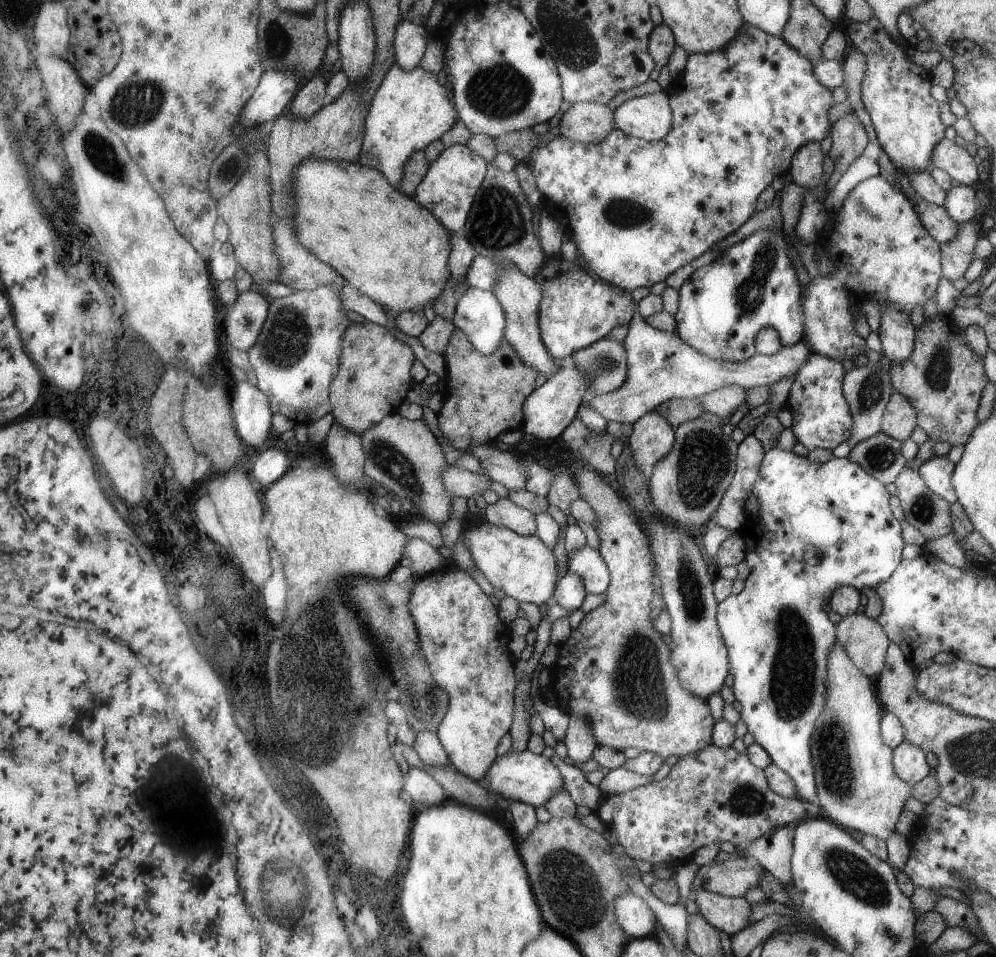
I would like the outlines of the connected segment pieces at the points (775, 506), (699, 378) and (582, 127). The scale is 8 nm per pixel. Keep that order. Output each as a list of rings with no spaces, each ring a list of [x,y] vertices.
[[[778,447],[766,452],[765,459],[761,462],[760,479],[754,483],[753,491],[760,502],[760,518],[758,521],[748,522],[748,528],[742,532],[747,547],[745,562],[751,570],[745,580],[745,586],[739,594],[731,594],[718,604],[718,624],[721,625],[722,636],[729,645],[730,674],[734,676],[732,690],[735,700],[740,702],[742,708],[741,718],[747,726],[747,732],[753,734],[758,743],[770,755],[772,763],[781,768],[795,782],[797,798],[809,801],[817,794],[815,770],[812,764],[811,740],[815,731],[815,724],[826,710],[827,705],[827,664],[828,655],[837,643],[836,625],[828,619],[828,613],[822,609],[822,604],[827,604],[831,594],[843,586],[853,586],[859,589],[873,588],[886,582],[896,567],[902,562],[902,529],[900,521],[893,515],[890,504],[890,493],[885,484],[870,476],[859,464],[852,462],[848,457],[832,458],[826,463],[809,461],[806,457],[796,455],[793,451],[784,451]]]
[[[638,309],[629,322],[629,331],[623,345],[627,354],[626,382],[611,393],[588,397],[586,403],[607,421],[614,420],[624,424],[634,424],[641,416],[654,411],[657,406],[670,399],[703,397],[710,391],[732,385],[743,389],[768,387],[798,372],[811,353],[809,346],[800,341],[795,345],[779,348],[773,355],[757,353],[752,359],[740,362],[710,358],[688,346],[676,331],[663,331],[649,325]]]
[[[593,102],[574,103],[563,114],[554,133],[582,144],[602,142],[616,130],[615,112],[607,105]]]

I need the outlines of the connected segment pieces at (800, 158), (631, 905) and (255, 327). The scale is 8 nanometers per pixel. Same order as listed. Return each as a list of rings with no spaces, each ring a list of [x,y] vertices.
[[[819,142],[805,144],[798,149],[791,160],[788,170],[792,182],[808,190],[816,189],[821,184],[824,174],[824,157]]]
[[[628,891],[614,902],[618,924],[632,939],[648,937],[657,930],[657,916],[649,904],[636,893]]]
[[[258,290],[239,293],[232,306],[232,312],[226,313],[224,332],[227,342],[241,351],[248,352],[257,342],[261,328],[269,316],[270,299]]]

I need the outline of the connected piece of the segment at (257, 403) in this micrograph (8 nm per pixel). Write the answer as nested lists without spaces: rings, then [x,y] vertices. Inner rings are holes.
[[[248,380],[235,382],[233,394],[234,424],[248,446],[261,446],[268,436],[274,414],[268,397]]]

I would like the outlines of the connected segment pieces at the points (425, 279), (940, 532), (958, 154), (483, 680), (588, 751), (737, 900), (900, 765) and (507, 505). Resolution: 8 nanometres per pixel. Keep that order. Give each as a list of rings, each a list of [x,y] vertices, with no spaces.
[[[310,157],[297,164],[293,192],[298,242],[386,310],[422,311],[450,283],[450,234],[430,209],[402,194],[378,169]]]
[[[904,467],[894,484],[905,512],[904,519],[918,528],[926,539],[937,539],[953,532],[950,504],[926,486],[919,470]]]
[[[946,136],[934,147],[929,158],[929,170],[940,169],[952,177],[955,184],[968,185],[980,180],[974,157],[956,141]]]
[[[448,568],[440,572],[436,572],[436,574],[433,575],[413,576],[413,579],[415,580],[415,583],[413,584],[409,596],[408,608],[410,614],[412,615],[413,621],[415,622],[417,635],[420,641],[421,655],[427,662],[434,682],[440,688],[442,688],[442,690],[445,690],[449,696],[449,703],[445,717],[440,721],[438,728],[435,730],[435,732],[417,732],[414,741],[414,748],[420,755],[421,760],[424,761],[425,765],[448,766],[451,764],[454,768],[458,769],[458,772],[468,775],[471,779],[474,779],[475,781],[482,780],[489,772],[489,768],[493,766],[494,762],[496,762],[496,746],[498,746],[500,738],[502,738],[502,736],[506,736],[513,726],[513,712],[516,708],[516,690],[518,682],[516,678],[514,678],[514,662],[512,662],[512,656],[510,656],[510,650],[508,650],[511,630],[500,618],[498,608],[496,608],[496,604],[492,602],[492,598],[490,598],[490,596],[486,596],[486,594],[482,592],[482,588],[476,584],[476,580],[474,580],[474,578],[470,578],[464,569],[459,568],[454,571],[453,569]]]
[[[571,717],[563,742],[567,748],[567,756],[574,761],[575,767],[590,760],[593,750],[599,745],[595,741],[590,722],[576,717]]]
[[[696,889],[691,896],[699,913],[730,937],[751,923],[749,916],[752,904],[744,897],[727,897],[706,889]]]
[[[906,740],[893,749],[893,765],[896,774],[911,785],[924,780],[930,774],[926,753]]]
[[[499,498],[498,502],[489,504],[481,513],[483,519],[488,520],[493,525],[510,529],[512,532],[525,537],[536,535],[535,514],[516,506],[508,498]]]

